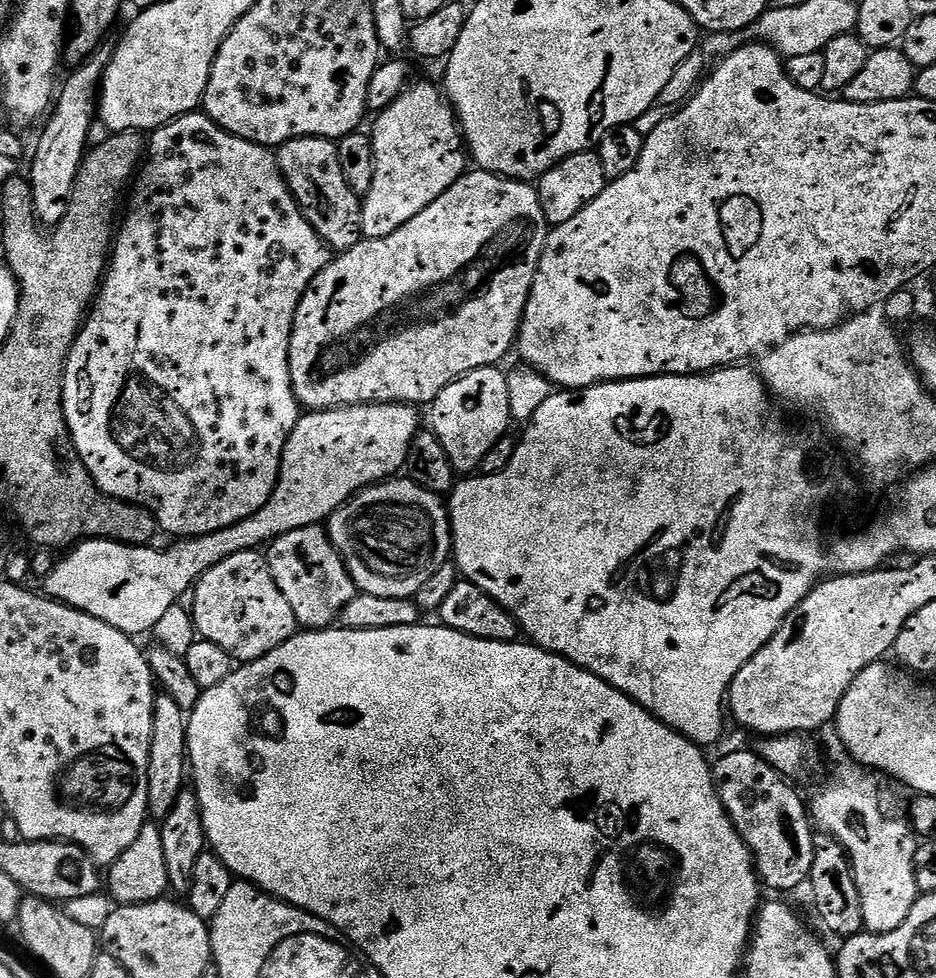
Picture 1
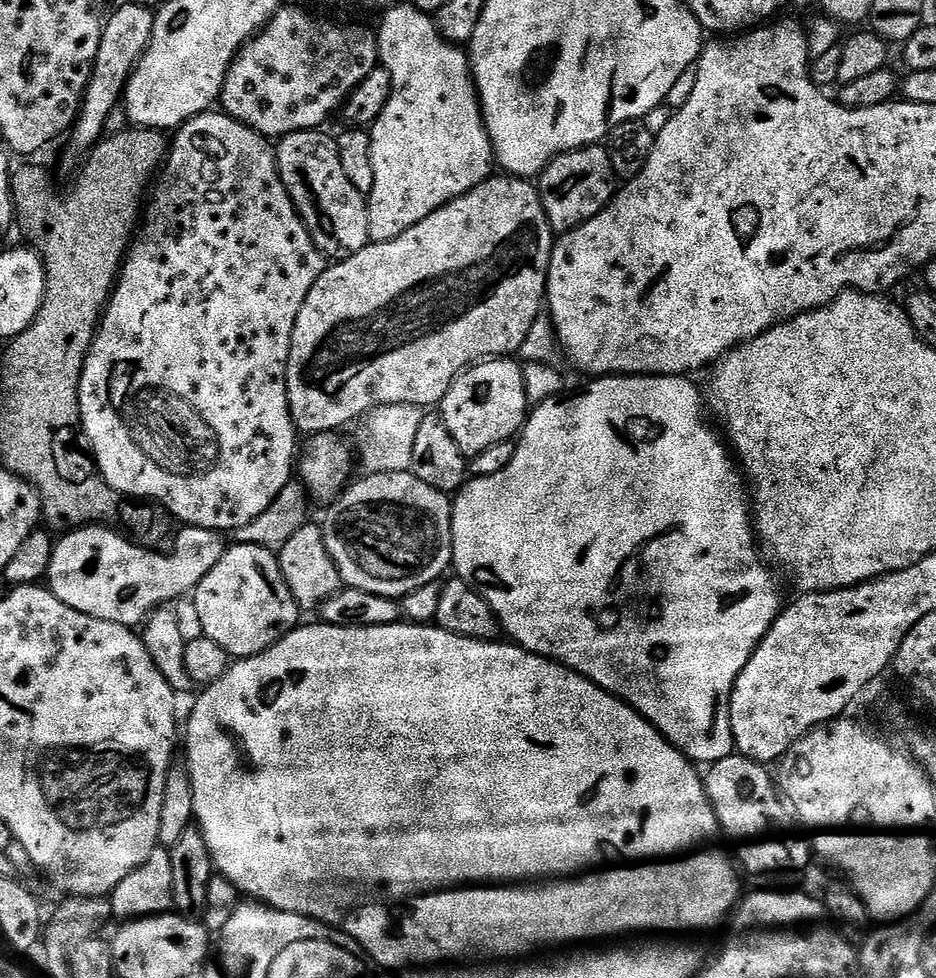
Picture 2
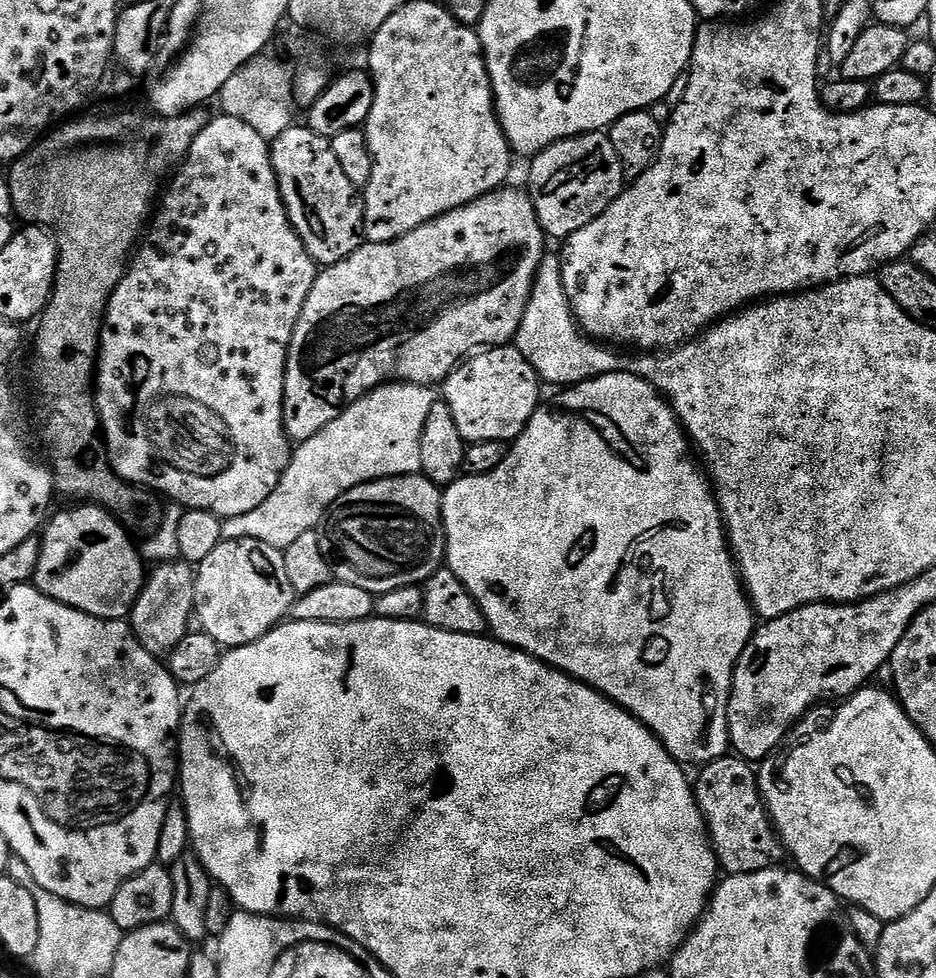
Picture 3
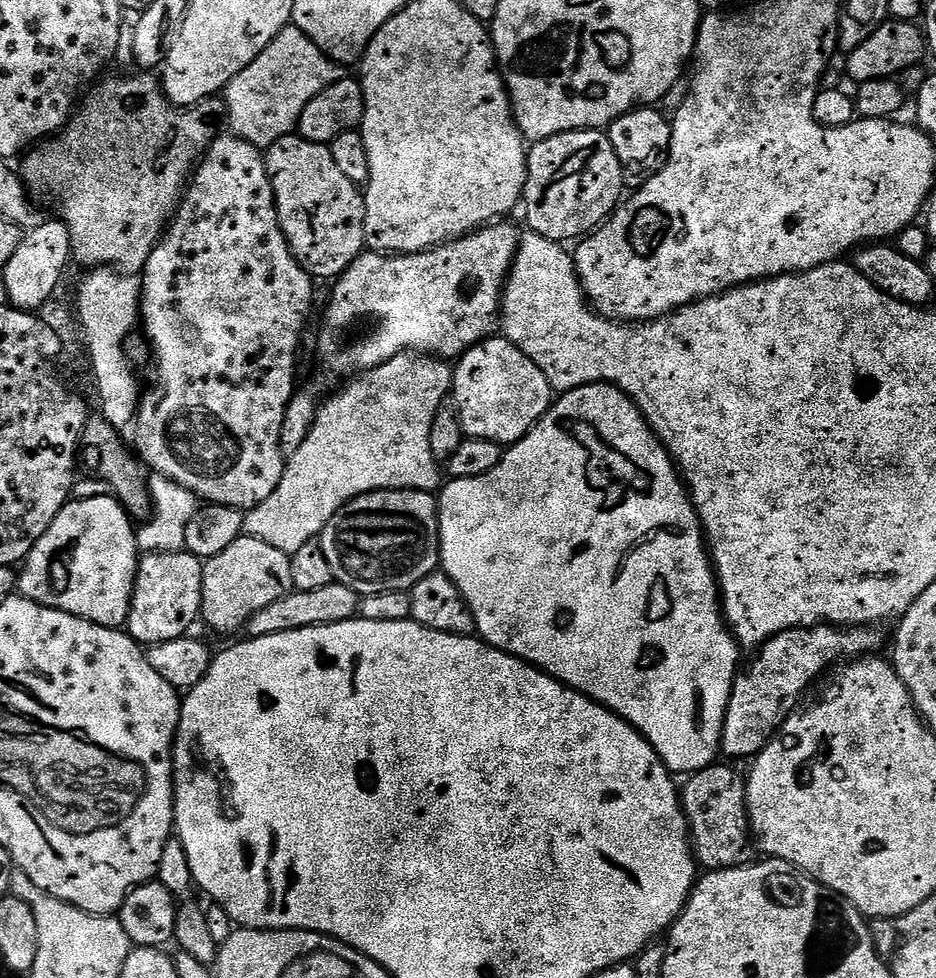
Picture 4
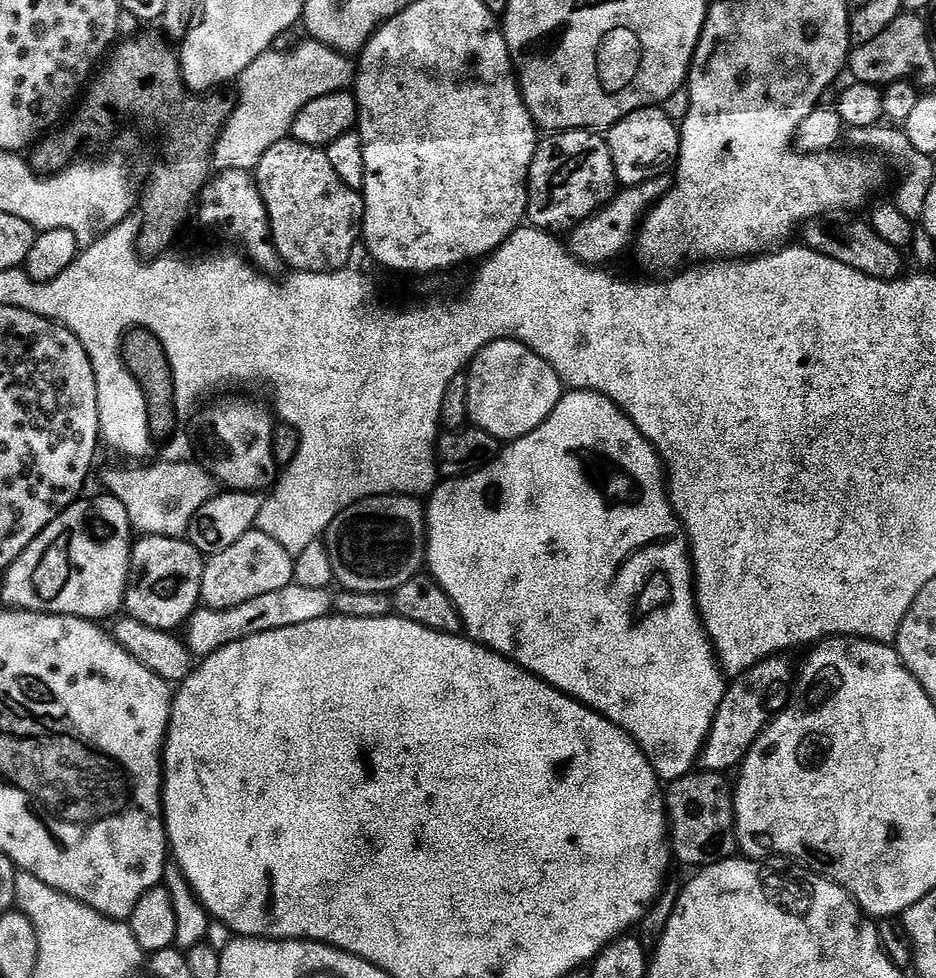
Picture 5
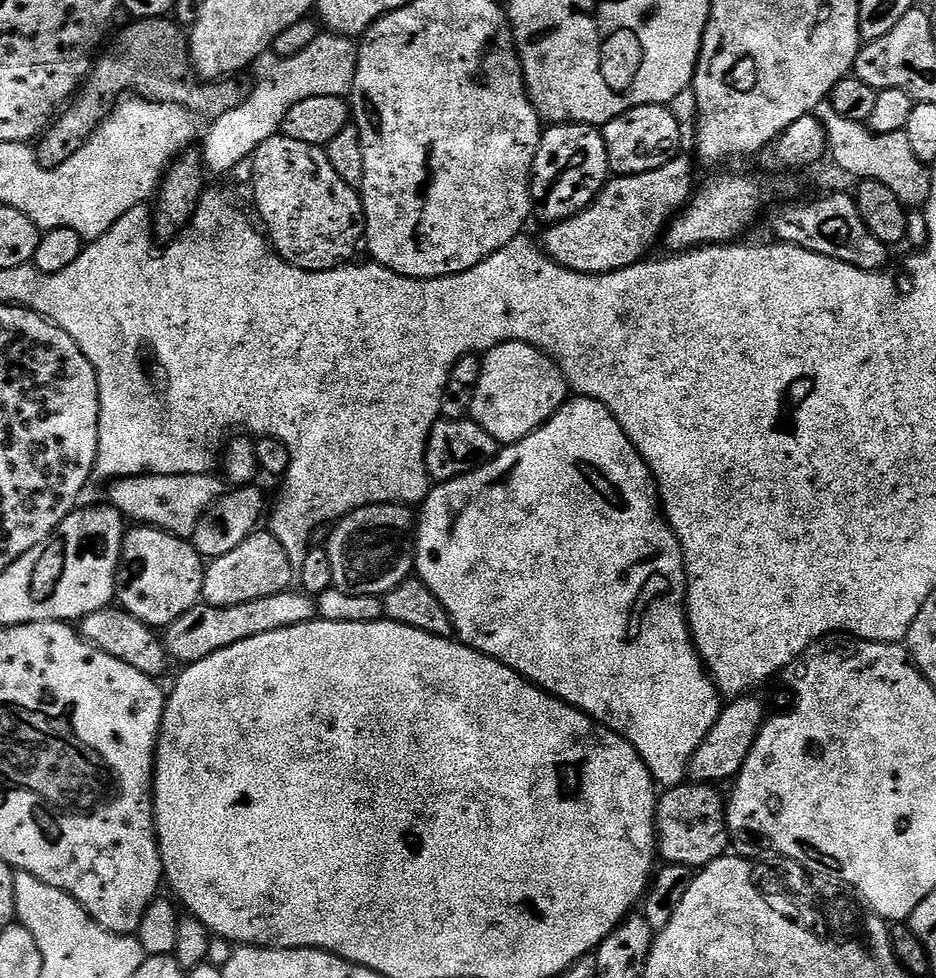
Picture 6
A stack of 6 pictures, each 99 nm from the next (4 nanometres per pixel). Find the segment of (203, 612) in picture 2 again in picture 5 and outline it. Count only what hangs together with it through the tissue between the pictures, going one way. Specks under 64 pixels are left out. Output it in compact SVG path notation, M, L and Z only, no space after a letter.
M259 530L247 532L230 550L211 557L205 563L204 577L200 583L200 599L206 608L237 608L250 598L274 594L294 580L294 556L277 540Z

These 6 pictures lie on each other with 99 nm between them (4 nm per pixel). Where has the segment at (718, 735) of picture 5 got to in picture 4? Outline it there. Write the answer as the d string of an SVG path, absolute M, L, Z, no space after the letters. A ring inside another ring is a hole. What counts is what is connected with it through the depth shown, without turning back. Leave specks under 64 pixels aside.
M817 626L795 628L783 632L760 645L756 661L748 672L741 671L732 681L732 693L724 714L724 728L720 731L723 755L755 757L764 745L777 735L778 729L797 711L800 695L827 670L831 664L851 662L867 657L880 644L875 627L846 628ZM840 660L840 661L839 661Z

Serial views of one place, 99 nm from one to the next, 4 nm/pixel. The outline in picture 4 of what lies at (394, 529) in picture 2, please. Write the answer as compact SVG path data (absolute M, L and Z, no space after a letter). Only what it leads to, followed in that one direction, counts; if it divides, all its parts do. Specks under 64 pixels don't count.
M389 490L387 492L365 492L364 495L348 501L330 523L324 525L323 532L318 537L318 543L322 554L326 554L326 562L332 571L332 579L335 583L345 584L350 590L357 593L377 594L386 592L403 592L410 590L422 578L431 576L433 572L441 567L440 563L440 533L438 531L438 504L430 492L413 492L411 490Z

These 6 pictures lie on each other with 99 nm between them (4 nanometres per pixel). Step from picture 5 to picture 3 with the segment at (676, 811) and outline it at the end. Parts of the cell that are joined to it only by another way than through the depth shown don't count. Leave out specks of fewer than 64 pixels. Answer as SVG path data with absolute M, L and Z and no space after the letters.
M729 754L711 760L699 772L700 777L694 780L696 805L708 826L708 839L716 851L717 865L730 876L745 876L777 867L786 853L776 829L772 827L768 809L764 807L760 782L753 765Z

